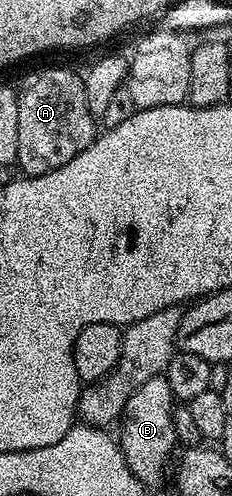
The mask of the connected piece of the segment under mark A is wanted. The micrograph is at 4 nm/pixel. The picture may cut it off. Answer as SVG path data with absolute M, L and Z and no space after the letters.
M62 67L34 71L23 79L17 93L19 103L16 165L25 176L37 177L65 166L96 139L98 123L95 114L89 109L83 76L79 72L76 74Z

